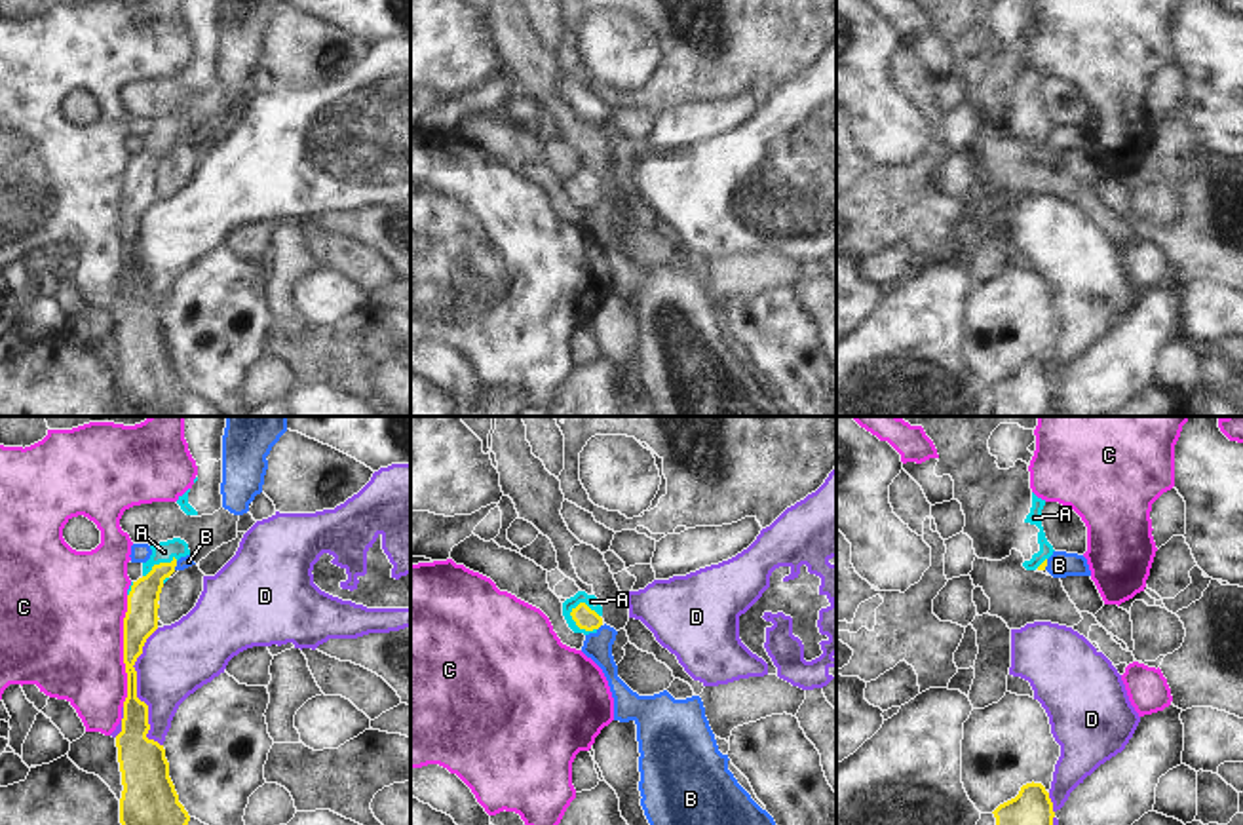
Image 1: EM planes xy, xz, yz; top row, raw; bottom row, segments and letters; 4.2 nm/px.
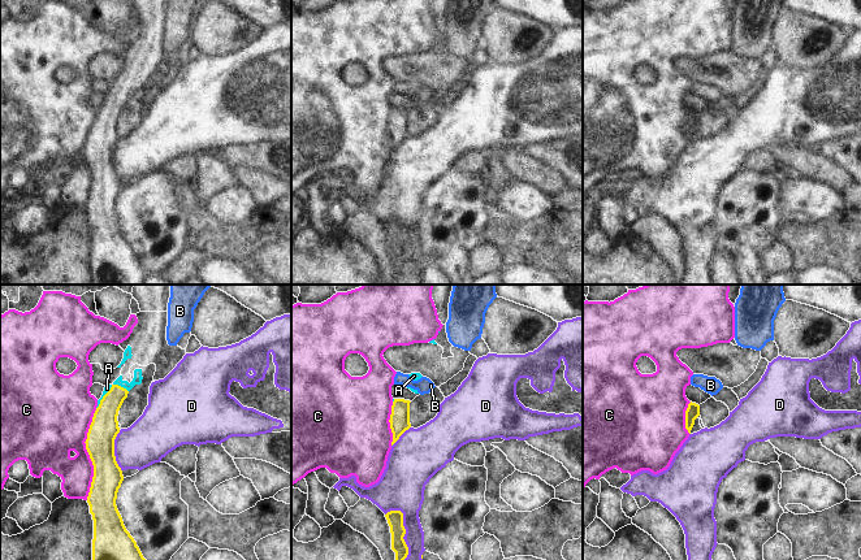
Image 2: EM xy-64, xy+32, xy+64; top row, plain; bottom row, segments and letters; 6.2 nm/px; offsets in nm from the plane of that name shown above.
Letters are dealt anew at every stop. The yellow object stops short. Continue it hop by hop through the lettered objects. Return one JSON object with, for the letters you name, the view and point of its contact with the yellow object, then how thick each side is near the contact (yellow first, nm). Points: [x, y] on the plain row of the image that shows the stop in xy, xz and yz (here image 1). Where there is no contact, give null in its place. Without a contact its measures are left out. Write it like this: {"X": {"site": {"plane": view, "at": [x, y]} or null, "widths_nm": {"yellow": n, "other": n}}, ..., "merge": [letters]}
{"A": {"site": {"plane": "xz", "at": [578, 200]}, "widths_nm": {"yellow": 90, "other": 60}}, "merge": ["A"]}

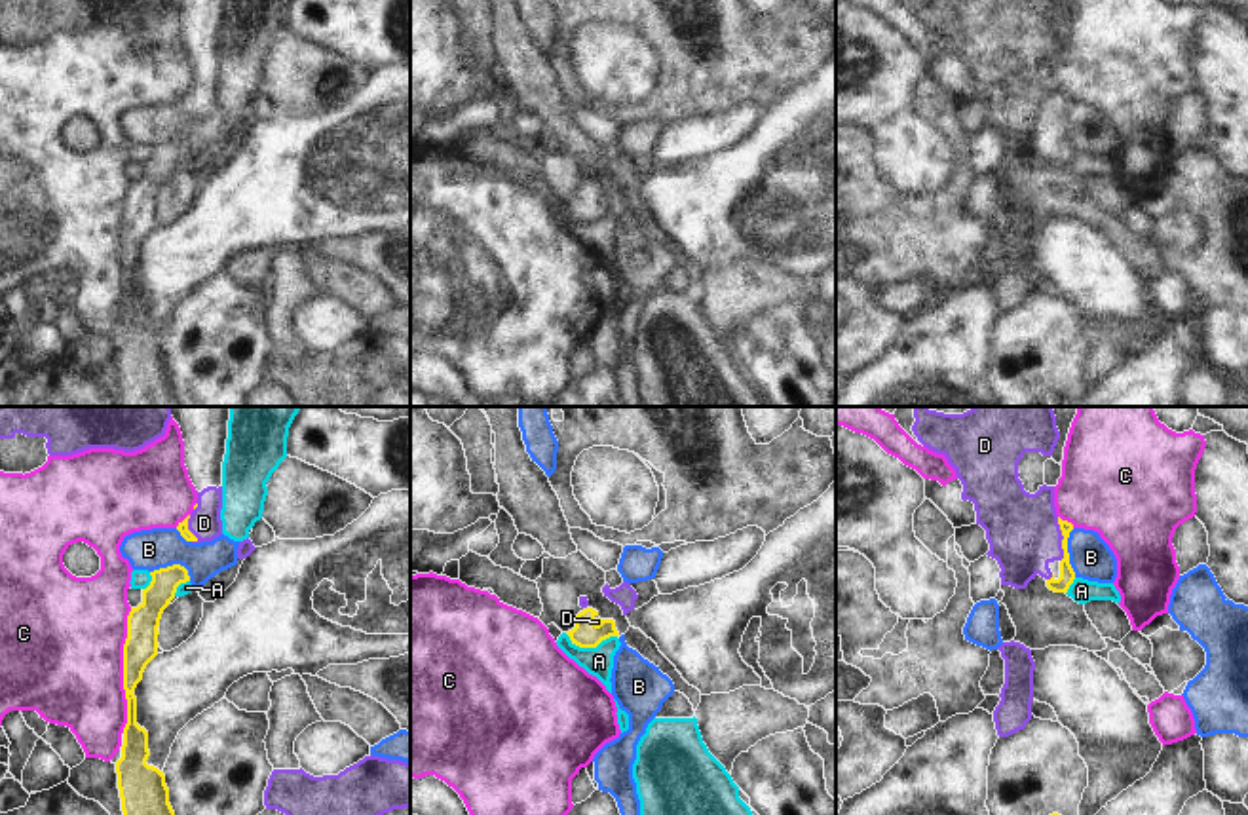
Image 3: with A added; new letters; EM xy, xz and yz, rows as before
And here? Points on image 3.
{"merge": []}

